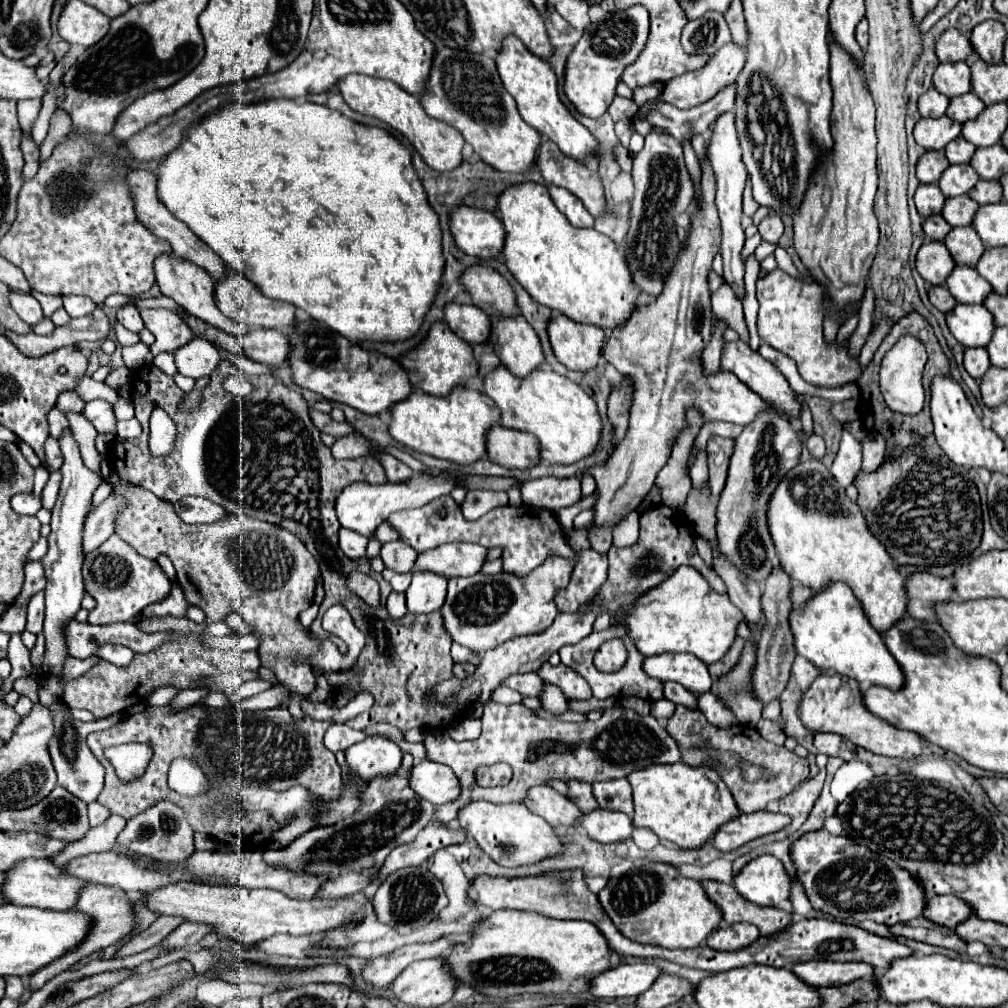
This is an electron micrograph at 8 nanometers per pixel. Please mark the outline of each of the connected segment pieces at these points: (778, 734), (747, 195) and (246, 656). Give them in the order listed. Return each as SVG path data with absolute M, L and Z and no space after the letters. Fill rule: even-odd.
M760 720L758 722L758 726L756 726L756 730L760 732L760 736L762 738L766 738L768 742L774 742L774 744L778 744L778 746L782 746L784 742L786 742L786 732L780 728L780 722L774 722L774 720Z
M750 180L746 182L746 190L744 190L744 202L742 202L742 210L744 214L752 216L756 210L760 208L760 204L756 204L756 200L752 198L752 188L750 188Z
M248 650L248 652L242 652L240 654L240 670L250 670L250 672L256 672L260 668L260 658L258 658L258 652L256 650Z

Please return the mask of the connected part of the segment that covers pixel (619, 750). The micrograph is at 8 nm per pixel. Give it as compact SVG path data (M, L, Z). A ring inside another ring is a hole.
M486 704L482 716L482 734L476 740L456 742L444 730L432 730L424 738L428 758L452 768L460 780L462 792L456 800L436 808L436 820L448 824L456 818L458 808L472 800L488 800L494 804L520 802L528 788L544 784L550 778L562 782L600 782L610 778L624 778L634 770L650 764L672 764L680 760L680 748L666 728L652 716L640 716L628 708L608 708L596 722L554 722L532 714L524 704ZM506 762L512 768L512 780L506 786L482 788L476 784L476 768Z

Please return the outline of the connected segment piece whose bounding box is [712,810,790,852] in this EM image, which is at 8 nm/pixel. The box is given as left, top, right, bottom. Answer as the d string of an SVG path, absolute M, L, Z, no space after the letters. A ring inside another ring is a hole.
M762 810L752 812L752 814L742 812L740 816L728 820L726 824L722 824L722 828L716 830L712 844L714 844L714 848L718 848L722 852L730 852L758 836L782 830L788 822L790 822L790 818L780 812L778 814L770 814L770 812L762 812Z

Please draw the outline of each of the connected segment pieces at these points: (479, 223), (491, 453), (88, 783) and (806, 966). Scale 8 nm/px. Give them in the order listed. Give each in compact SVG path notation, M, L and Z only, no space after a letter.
M454 206L450 212L450 232L460 250L470 256L500 256L504 226L494 212L470 206Z
M492 426L486 432L486 454L492 462L506 468L532 468L538 460L536 438L520 430Z
M54 702L50 708L52 708L52 712L56 712L56 734L50 740L48 748L50 748L50 756L52 756L56 774L58 774L58 784L62 788L66 788L70 794L74 794L76 798L80 798L82 802L90 804L102 792L102 786L104 786L104 766L100 766L96 756L90 752L90 748L86 744L86 736L90 732L94 732L94 730L104 730L104 728L114 726L114 724L120 721L121 715L114 714L102 718L102 720L94 720L94 722L84 724L84 722L72 720L68 716L68 712L60 712L60 702Z
M811 960L794 964L792 972L800 980L806 980L808 986L820 988L820 986L842 986L842 984L854 982L858 978L872 976L874 968L868 966L868 964L864 964L864 962Z

